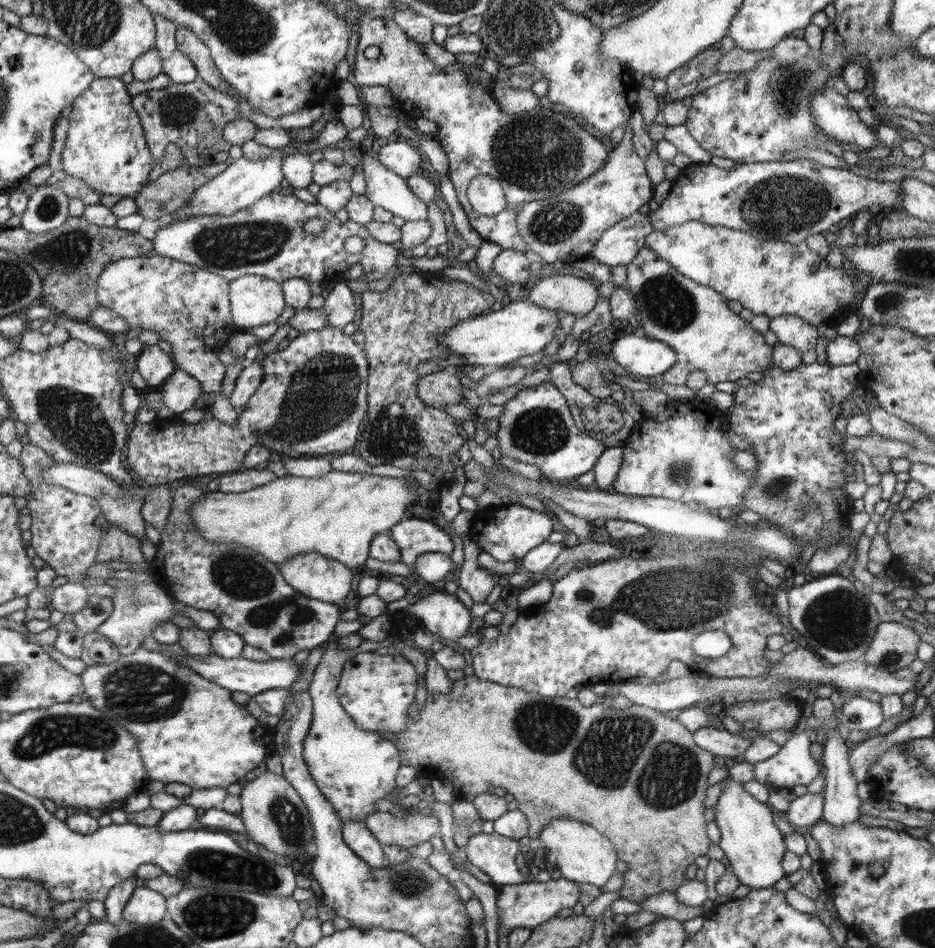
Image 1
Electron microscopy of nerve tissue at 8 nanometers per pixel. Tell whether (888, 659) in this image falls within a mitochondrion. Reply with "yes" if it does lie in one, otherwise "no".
yes

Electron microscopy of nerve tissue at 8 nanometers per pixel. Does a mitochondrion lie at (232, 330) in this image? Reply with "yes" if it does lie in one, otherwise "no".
no

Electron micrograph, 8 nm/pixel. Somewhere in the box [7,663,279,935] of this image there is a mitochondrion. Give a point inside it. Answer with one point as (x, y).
(48, 733)

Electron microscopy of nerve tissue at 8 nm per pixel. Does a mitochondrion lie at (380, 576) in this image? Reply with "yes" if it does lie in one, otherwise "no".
no

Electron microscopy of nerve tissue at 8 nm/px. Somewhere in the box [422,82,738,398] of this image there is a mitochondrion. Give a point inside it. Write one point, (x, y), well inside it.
(523, 156)

